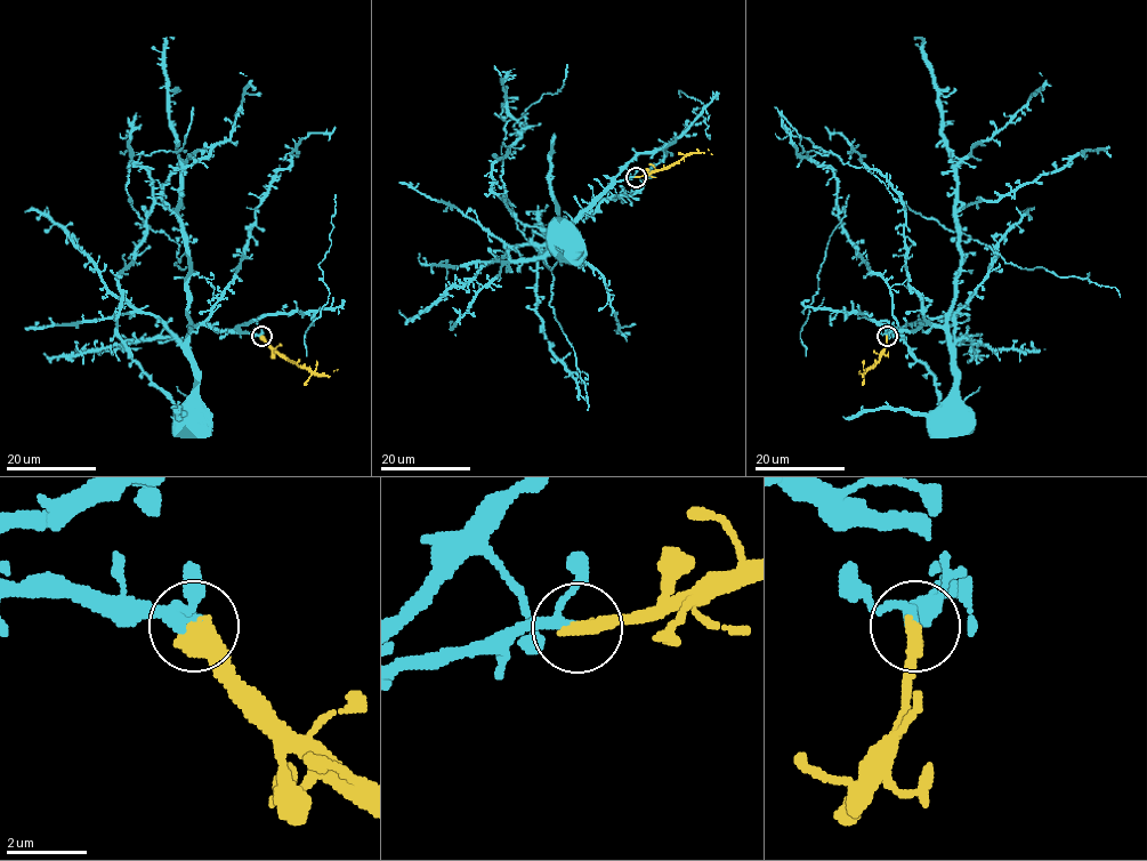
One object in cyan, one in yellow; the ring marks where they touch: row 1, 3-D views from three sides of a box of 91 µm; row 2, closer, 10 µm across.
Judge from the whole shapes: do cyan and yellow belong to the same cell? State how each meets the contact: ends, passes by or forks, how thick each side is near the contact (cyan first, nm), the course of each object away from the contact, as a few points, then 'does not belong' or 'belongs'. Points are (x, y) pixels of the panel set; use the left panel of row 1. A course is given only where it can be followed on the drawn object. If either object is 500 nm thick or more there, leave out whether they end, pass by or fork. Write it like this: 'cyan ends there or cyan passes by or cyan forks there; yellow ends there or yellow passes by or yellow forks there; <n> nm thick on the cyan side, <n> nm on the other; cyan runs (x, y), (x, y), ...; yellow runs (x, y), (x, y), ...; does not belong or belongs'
cyan passes by; yellow ends there; 280 nm thick on the cyan side, 480 nm on the other; cyan runs (263, 336), (196, 326), (188, 336), (194, 386), (183, 410); yellow runs (263, 337), (299, 365), (318, 375), (330, 376), (338, 369); belongs

